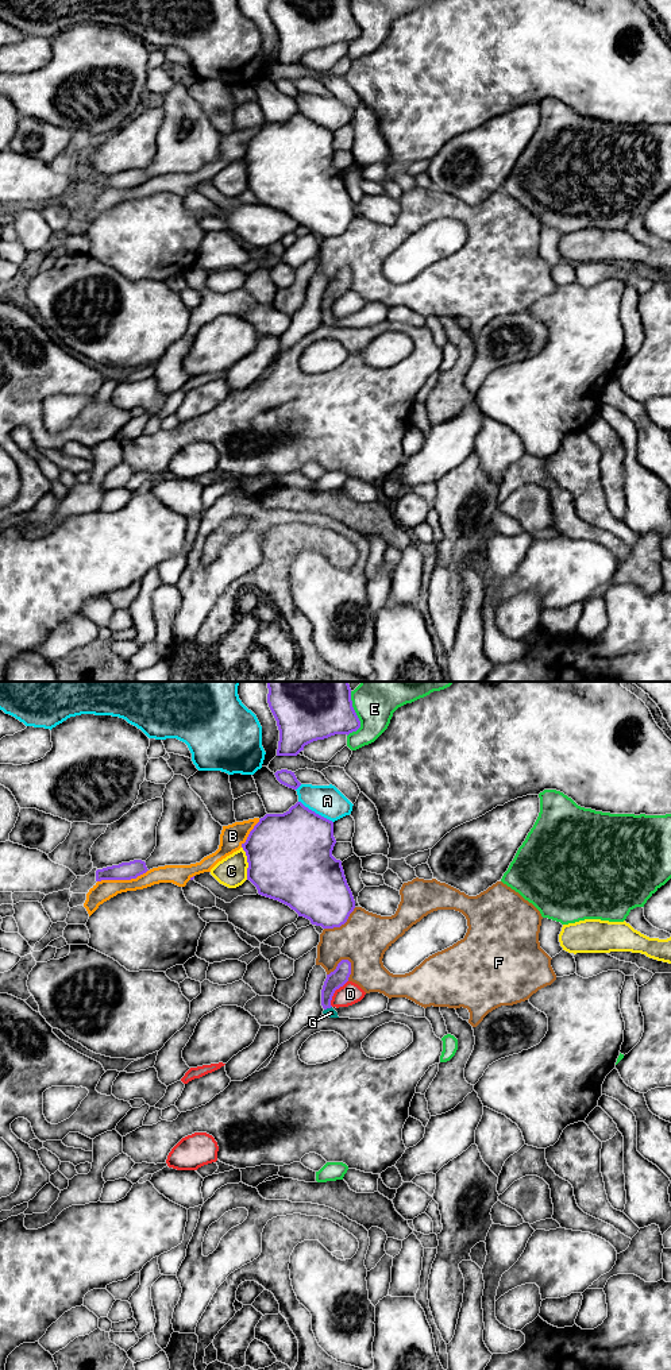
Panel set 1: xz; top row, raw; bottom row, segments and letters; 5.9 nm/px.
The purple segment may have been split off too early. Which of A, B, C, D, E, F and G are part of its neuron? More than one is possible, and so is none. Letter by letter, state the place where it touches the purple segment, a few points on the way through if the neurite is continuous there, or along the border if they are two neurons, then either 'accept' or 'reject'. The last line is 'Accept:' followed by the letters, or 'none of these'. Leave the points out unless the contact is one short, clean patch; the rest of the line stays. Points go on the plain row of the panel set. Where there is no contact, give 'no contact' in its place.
A: meets purple in xz at (315, 122); reject
B: meets purple in xz at (122, 188); reject
C: meets purple in xz at (247, 170); reject
D: meets purple in xz at (334, 301); border along xz (347, 289), (335, 300), (331, 315); reject
E: meets purple in xz at (357, 24); reject
F: meets purple in xz at (338, 273); reject
G: meets purple in xz at (327, 316); runs through xz (336, 288), (328, 297), (327, 316), (331, 321); accept
Accept: G

